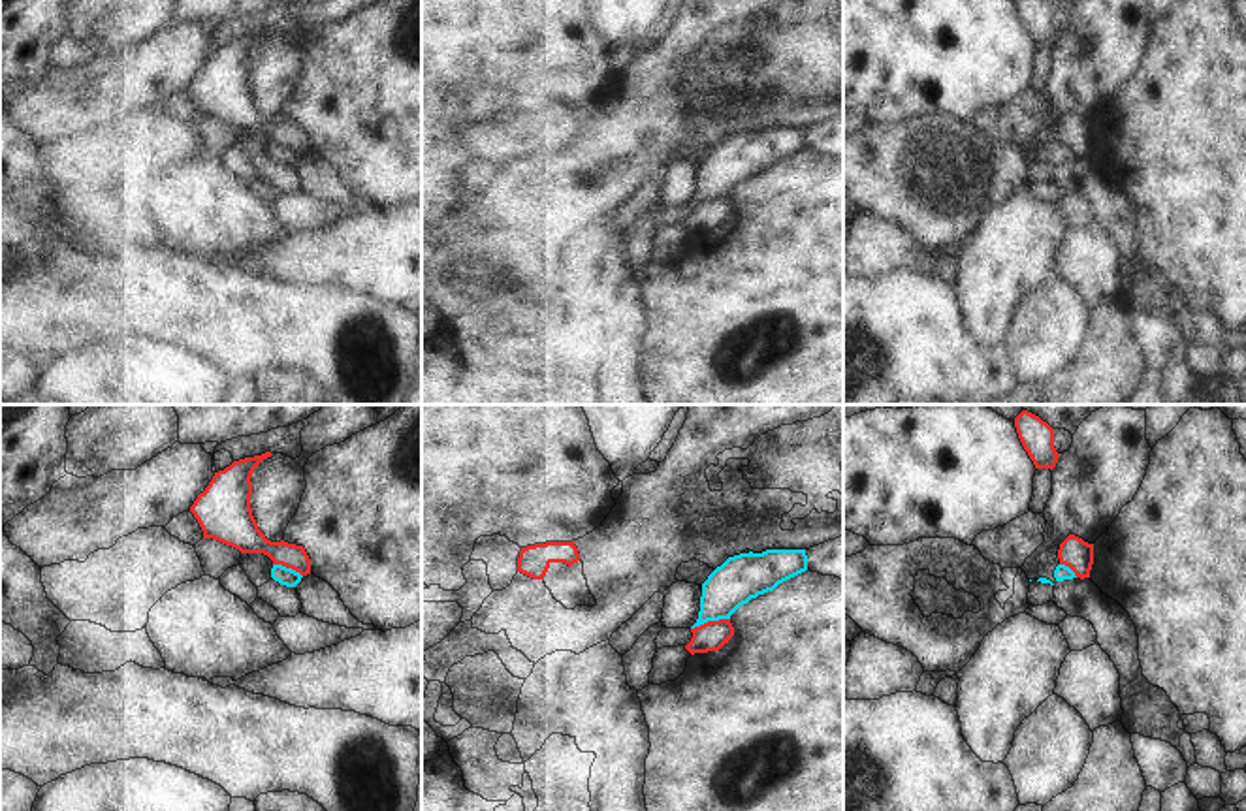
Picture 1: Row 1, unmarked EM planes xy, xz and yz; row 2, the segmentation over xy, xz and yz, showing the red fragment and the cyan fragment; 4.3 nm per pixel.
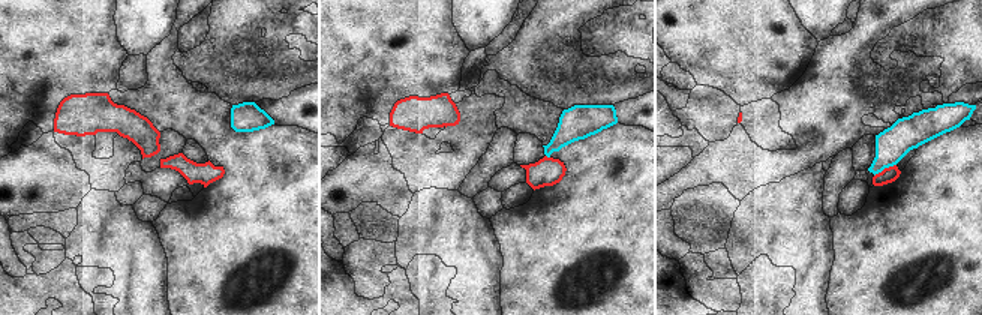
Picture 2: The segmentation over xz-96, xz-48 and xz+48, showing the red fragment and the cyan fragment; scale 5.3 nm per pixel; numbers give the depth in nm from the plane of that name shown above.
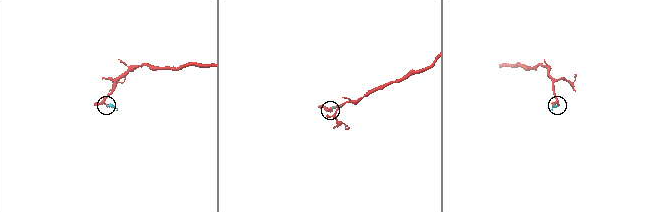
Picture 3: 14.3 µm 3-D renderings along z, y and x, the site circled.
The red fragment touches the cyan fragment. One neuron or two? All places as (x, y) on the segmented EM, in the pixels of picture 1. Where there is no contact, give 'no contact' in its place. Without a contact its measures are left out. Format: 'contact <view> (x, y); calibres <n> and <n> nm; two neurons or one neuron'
contact xz (710, 621); calibres 130 and 200 nm; two neurons

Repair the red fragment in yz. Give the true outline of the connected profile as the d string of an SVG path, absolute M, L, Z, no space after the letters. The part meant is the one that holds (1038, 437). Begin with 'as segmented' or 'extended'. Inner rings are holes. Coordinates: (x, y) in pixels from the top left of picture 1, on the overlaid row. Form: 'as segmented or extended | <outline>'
as segmented | M1022 410L1014 418L1018 438L1035 469L1054 469L1060 453L1054 448L1054 429L1039 416Z

